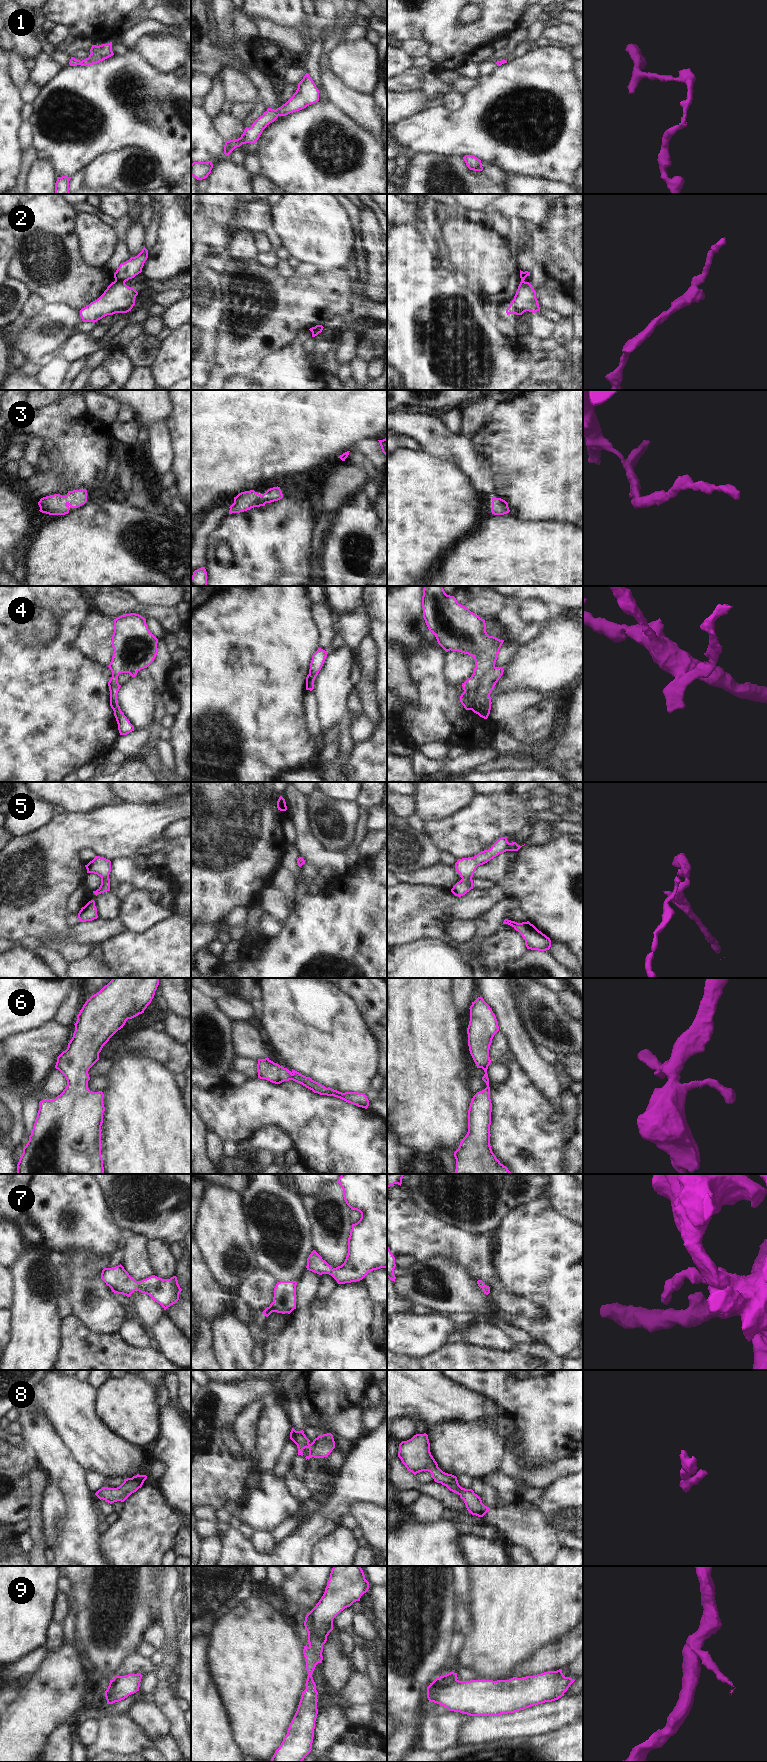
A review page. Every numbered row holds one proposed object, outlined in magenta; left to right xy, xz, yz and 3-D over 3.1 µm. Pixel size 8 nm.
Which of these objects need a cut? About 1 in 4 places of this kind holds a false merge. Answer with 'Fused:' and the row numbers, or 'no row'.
Fused: 2, 4, 9

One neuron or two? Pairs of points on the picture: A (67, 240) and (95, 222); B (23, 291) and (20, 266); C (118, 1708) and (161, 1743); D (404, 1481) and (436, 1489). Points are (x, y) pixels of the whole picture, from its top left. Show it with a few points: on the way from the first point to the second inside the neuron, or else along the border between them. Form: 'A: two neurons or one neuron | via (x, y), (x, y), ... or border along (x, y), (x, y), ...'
A: two neurons | border along (78, 213), (76, 231), (83, 257)
B: two neurons | border along (10, 270), (16, 278), (27, 285), (32, 294)
C: two neurons | border along (126, 1713), (101, 1715)
D: one neuron | via (412, 1483), (428, 1489)

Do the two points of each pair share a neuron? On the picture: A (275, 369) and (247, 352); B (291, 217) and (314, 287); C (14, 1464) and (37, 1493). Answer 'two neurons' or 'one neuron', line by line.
A: two neurons
B: two neurons
C: two neurons

